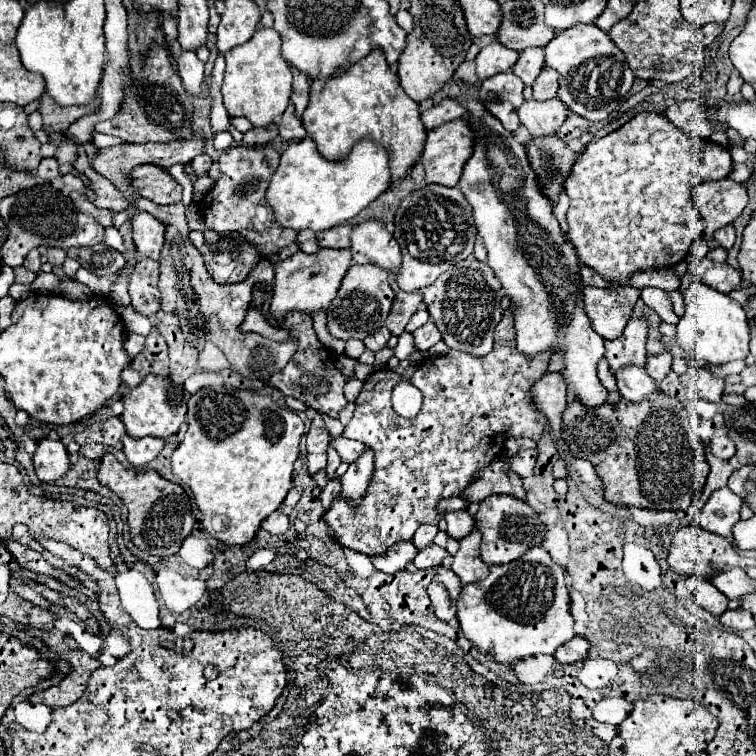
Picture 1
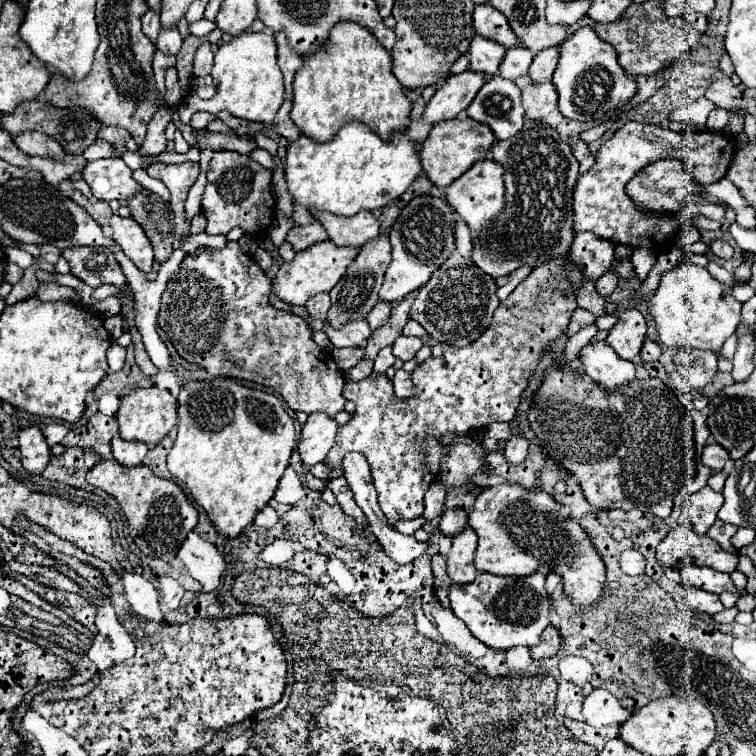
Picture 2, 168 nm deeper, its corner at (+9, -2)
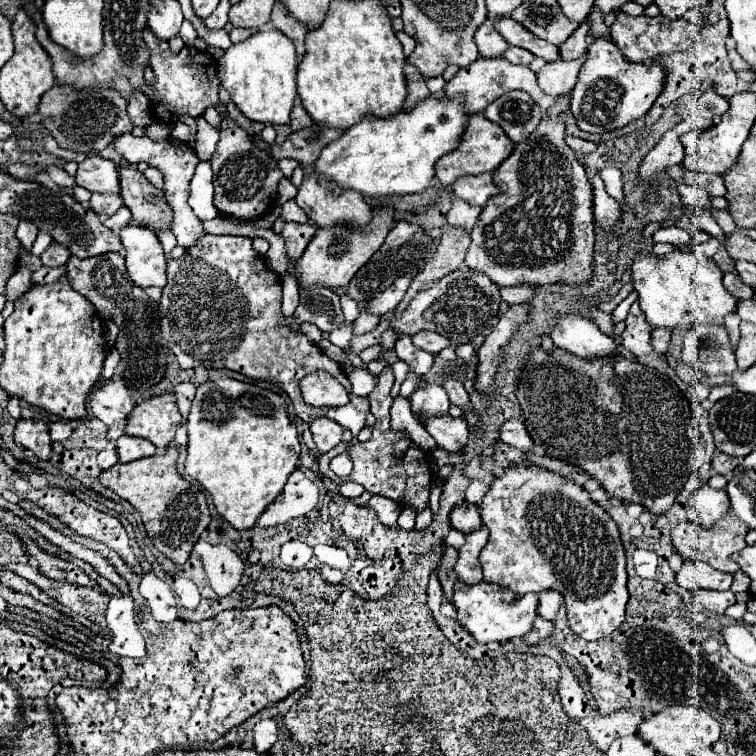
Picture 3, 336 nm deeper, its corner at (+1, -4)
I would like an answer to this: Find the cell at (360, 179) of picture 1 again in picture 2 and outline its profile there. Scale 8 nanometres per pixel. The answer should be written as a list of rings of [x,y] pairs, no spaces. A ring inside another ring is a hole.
[[[361,122],[345,124],[329,142],[299,136],[299,140],[289,144],[285,164],[285,180],[293,202],[337,216],[355,216],[361,210],[387,206],[397,200],[421,172],[419,144],[415,144],[407,132],[393,132],[389,140],[383,140]]]

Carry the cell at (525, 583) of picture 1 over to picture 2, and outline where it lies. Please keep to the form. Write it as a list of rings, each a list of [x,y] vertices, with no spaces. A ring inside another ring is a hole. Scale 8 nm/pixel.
[[[483,572],[469,584],[451,584],[449,600],[455,616],[467,624],[471,634],[495,650],[535,646],[541,632],[549,626],[551,602],[545,592],[543,572],[527,578],[505,578]]]

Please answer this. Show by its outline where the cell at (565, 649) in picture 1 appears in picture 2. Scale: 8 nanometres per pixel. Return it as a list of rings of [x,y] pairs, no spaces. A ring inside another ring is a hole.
[[[547,626],[539,638],[539,644],[529,648],[529,654],[533,660],[541,660],[541,658],[551,658],[559,652],[561,646],[561,634],[555,626]]]

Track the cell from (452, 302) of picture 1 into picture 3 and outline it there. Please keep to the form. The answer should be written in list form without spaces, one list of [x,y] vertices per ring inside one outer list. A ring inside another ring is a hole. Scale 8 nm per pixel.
[[[473,268],[453,270],[451,274],[437,280],[429,290],[419,292],[401,316],[389,316],[389,318],[381,320],[379,328],[375,328],[373,332],[353,336],[351,348],[345,350],[345,354],[349,360],[355,362],[357,354],[361,354],[369,346],[379,344],[381,334],[385,332],[387,326],[393,326],[393,328],[397,328],[399,334],[409,334],[409,336],[419,330],[433,330],[433,332],[439,332],[441,336],[445,336],[447,340],[451,340],[453,346],[469,344],[469,342],[477,340],[477,336],[487,336],[491,332],[491,328],[499,316],[499,304],[501,304],[499,286],[485,272],[479,272]]]

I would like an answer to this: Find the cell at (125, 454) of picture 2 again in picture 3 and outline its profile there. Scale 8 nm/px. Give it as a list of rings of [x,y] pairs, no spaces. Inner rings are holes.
[[[123,434],[117,440],[117,454],[119,454],[119,460],[121,462],[133,462],[133,460],[139,460],[139,458],[147,458],[147,456],[157,454],[157,448],[149,440]]]

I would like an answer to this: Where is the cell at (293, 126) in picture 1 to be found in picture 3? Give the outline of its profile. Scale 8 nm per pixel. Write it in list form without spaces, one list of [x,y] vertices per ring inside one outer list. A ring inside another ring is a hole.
[[[297,98],[297,100],[295,100],[295,106],[293,106],[293,110],[291,110],[291,130],[297,132],[297,130],[307,128],[307,126],[311,126],[311,124],[313,124],[313,120],[309,118],[309,114],[305,112],[305,108],[301,106],[301,100]]]

